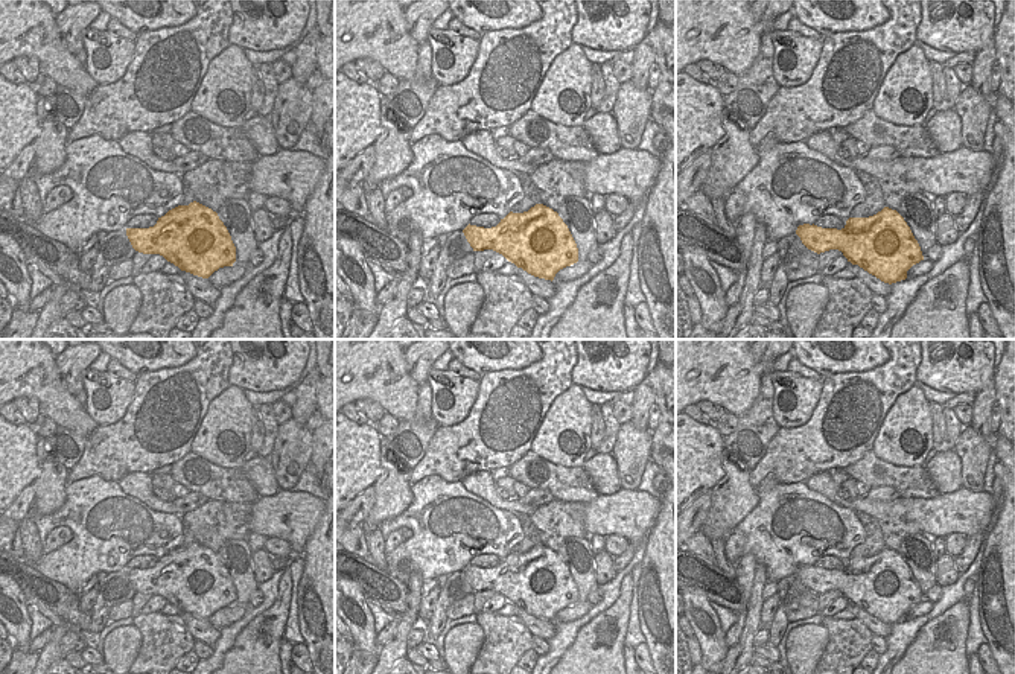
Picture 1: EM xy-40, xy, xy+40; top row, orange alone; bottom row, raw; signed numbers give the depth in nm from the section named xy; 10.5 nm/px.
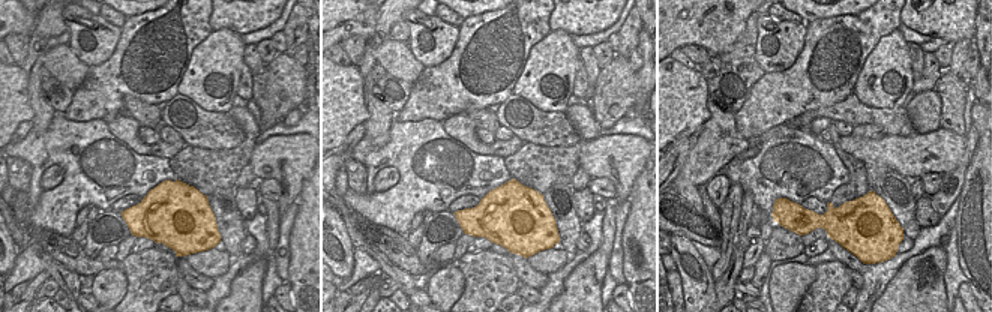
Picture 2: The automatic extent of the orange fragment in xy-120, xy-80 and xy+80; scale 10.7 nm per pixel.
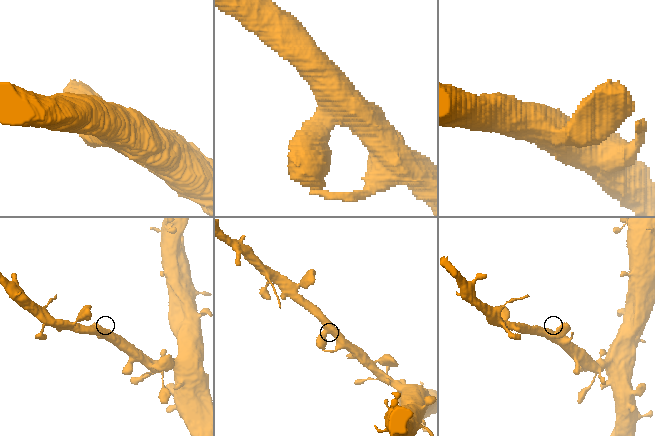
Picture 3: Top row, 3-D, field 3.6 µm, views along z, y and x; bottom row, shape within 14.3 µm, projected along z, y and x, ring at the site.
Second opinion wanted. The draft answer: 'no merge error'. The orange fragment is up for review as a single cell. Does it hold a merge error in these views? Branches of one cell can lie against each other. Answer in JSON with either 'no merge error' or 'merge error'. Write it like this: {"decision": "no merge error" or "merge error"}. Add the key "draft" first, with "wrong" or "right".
{"draft": "right", "decision": "no merge error"}

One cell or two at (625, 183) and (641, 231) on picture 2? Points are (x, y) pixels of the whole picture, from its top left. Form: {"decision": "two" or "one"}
{"decision": "two"}

